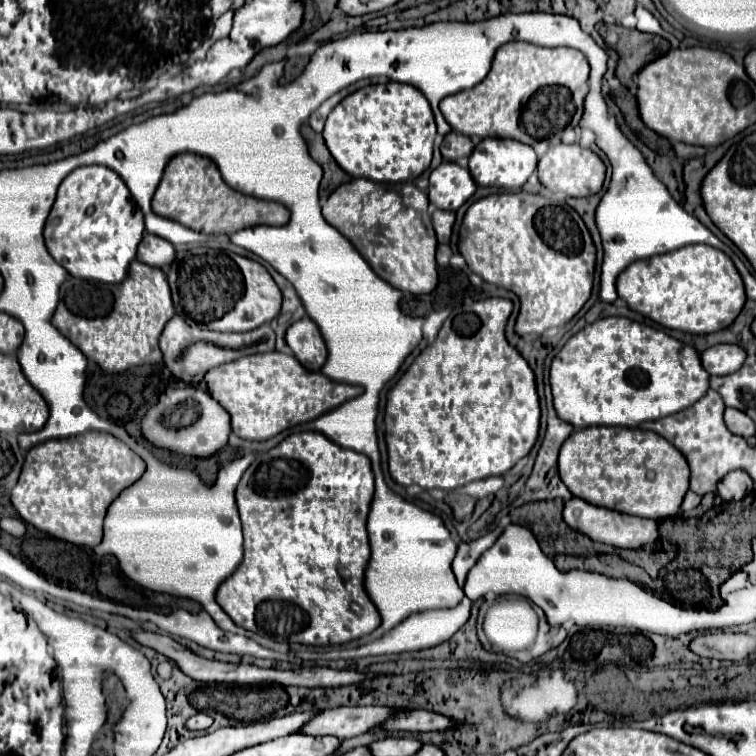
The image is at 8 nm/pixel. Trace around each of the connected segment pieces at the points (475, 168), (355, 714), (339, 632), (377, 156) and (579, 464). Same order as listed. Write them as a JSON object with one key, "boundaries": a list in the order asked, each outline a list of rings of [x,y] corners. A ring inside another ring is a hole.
{"boundaries":[[[[483,139],[469,157],[469,171],[477,185],[481,187],[507,187],[519,189],[525,185],[529,175],[537,167],[537,155],[529,145],[523,145],[515,139]]],[[[339,707],[339,709],[329,709],[323,713],[317,713],[299,733],[307,735],[335,735],[341,739],[349,739],[355,735],[363,735],[367,731],[377,729],[379,723],[391,717],[399,709],[389,709],[389,707]]],[[[319,431],[293,433],[293,435],[285,437],[277,447],[269,449],[267,453],[259,453],[255,457],[255,461],[243,473],[243,477],[237,485],[235,497],[237,497],[237,507],[239,507],[239,515],[241,515],[241,523],[243,523],[245,557],[243,557],[241,565],[235,569],[235,573],[231,577],[227,577],[217,589],[217,603],[233,619],[233,623],[237,623],[243,629],[267,629],[267,633],[279,633],[279,641],[303,643],[303,645],[343,645],[343,643],[349,643],[351,639],[359,639],[359,637],[363,637],[363,635],[367,635],[379,627],[381,617],[379,617],[375,605],[371,603],[371,599],[367,597],[365,587],[363,587],[363,571],[365,571],[365,565],[369,561],[369,541],[367,541],[365,521],[367,521],[369,505],[373,499],[373,471],[371,471],[371,461],[367,455],[355,453],[351,449],[343,449],[343,447],[335,445],[333,441],[329,441],[325,435],[321,435]],[[281,497],[293,499],[291,501],[293,503],[291,515],[285,513],[283,507],[279,507]]],[[[395,81],[351,93],[333,109],[323,129],[325,143],[343,171],[379,183],[417,179],[431,165],[435,135],[435,119],[423,93]]],[[[585,427],[573,431],[559,453],[559,475],[575,497],[587,499],[591,505],[627,515],[649,517],[655,521],[663,521],[667,517],[677,515],[679,505],[689,489],[689,465],[683,453],[679,453],[667,439],[653,431],[627,427]]]]}

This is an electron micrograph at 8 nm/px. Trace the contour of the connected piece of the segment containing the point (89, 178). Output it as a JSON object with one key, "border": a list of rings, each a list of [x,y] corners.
{"border":[[[91,165],[91,167],[79,167],[63,179],[57,191],[55,205],[47,217],[43,237],[51,257],[69,275],[89,279],[89,281],[101,281],[101,283],[119,283],[127,275],[127,265],[135,259],[137,245],[143,237],[143,231],[145,231],[143,213],[135,203],[135,199],[131,197],[123,179],[109,167]]]}

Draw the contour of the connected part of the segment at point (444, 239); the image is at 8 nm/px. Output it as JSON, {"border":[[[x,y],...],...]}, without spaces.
{"border":[[[447,211],[433,213],[433,229],[439,243],[449,243],[453,223],[455,223],[455,213],[447,213]]]}

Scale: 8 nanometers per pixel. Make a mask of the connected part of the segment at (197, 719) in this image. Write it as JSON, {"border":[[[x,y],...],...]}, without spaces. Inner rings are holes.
{"border":[[[197,713],[185,721],[185,727],[189,731],[205,731],[211,727],[211,723],[213,723],[213,719],[207,713]]]}

